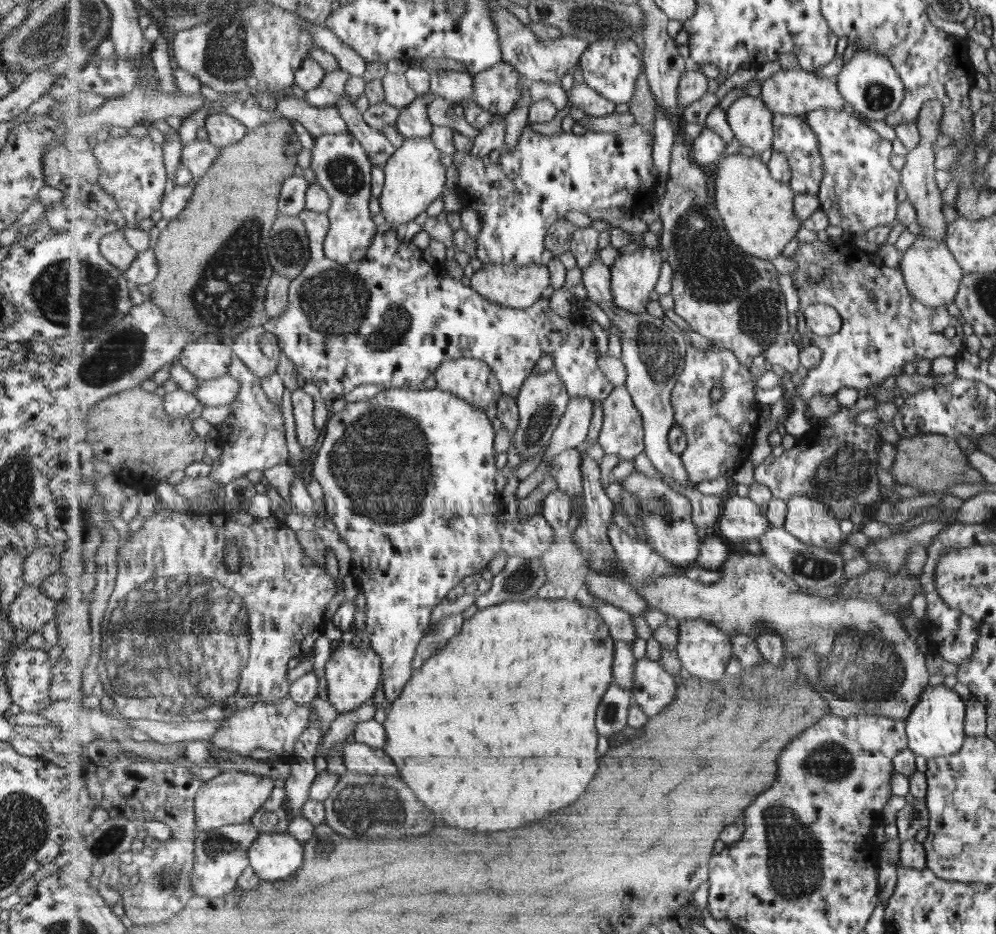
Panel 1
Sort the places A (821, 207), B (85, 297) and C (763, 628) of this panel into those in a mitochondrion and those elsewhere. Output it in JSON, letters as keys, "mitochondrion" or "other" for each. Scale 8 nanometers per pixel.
{"A":"other","B":"mitochondrion","C":"other"}

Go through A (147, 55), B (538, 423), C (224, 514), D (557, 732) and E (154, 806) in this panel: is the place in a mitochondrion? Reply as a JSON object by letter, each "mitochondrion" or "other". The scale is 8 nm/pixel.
{"A":"other","B":"mitochondrion","C":"other","D":"other","E":"other"}

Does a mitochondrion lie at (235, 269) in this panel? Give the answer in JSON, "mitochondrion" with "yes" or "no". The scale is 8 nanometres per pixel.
{"mitochondrion":"yes"}

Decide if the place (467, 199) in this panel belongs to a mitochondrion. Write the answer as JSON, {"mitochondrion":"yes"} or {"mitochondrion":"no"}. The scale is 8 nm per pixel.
{"mitochondrion":"no"}

